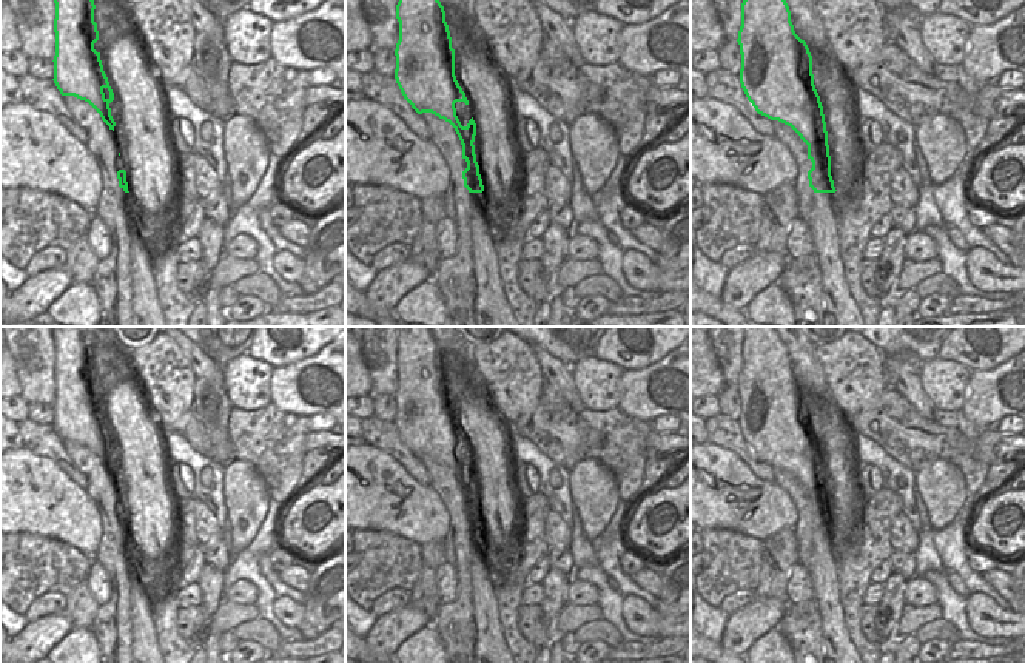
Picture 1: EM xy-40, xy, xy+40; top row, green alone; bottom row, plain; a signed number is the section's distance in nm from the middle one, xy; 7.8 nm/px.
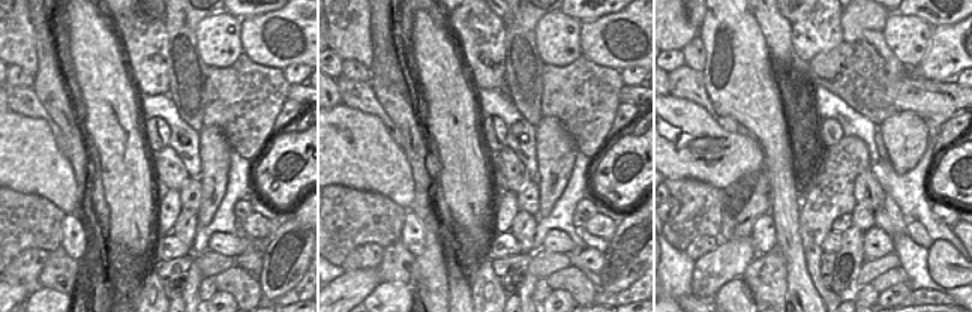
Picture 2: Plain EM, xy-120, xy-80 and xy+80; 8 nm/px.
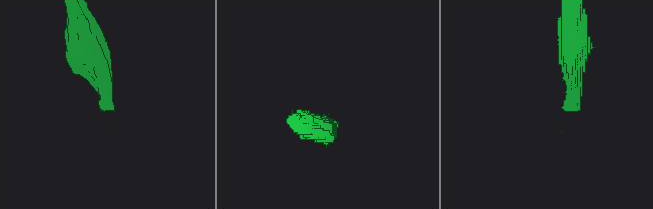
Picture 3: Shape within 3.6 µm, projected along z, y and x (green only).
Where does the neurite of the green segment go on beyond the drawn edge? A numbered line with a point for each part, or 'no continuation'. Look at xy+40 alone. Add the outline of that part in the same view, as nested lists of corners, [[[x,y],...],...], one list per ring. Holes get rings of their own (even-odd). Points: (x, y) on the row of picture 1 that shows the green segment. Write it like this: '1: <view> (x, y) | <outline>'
1: xy+40 (840, 310) | [[[838,191],[812,194],[812,217],[808,227],[812,233],[814,254],[822,274],[825,327],[865,327],[840,259],[838,213],[842,210],[843,199]]]

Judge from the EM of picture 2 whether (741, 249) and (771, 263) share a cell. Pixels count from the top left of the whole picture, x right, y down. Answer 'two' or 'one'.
two

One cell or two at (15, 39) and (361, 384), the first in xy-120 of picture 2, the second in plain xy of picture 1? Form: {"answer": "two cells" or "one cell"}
{"answer": "two cells"}

